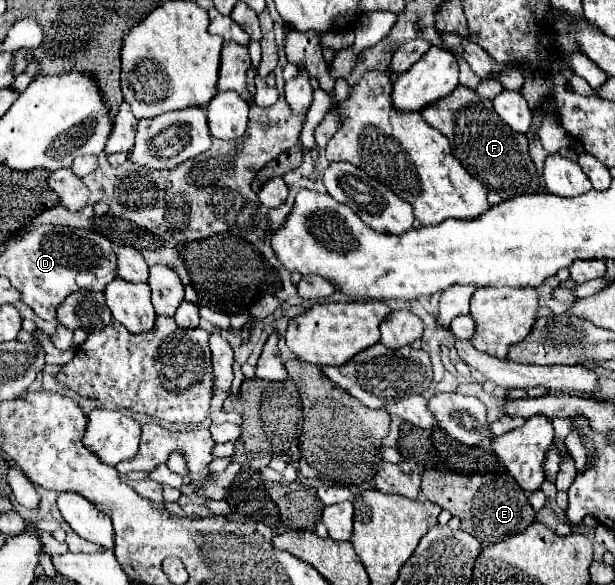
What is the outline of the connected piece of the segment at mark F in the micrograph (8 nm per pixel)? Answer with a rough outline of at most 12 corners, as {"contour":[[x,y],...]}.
{"contour":[[459,85],[421,115],[487,191],[541,189],[527,137]]}

